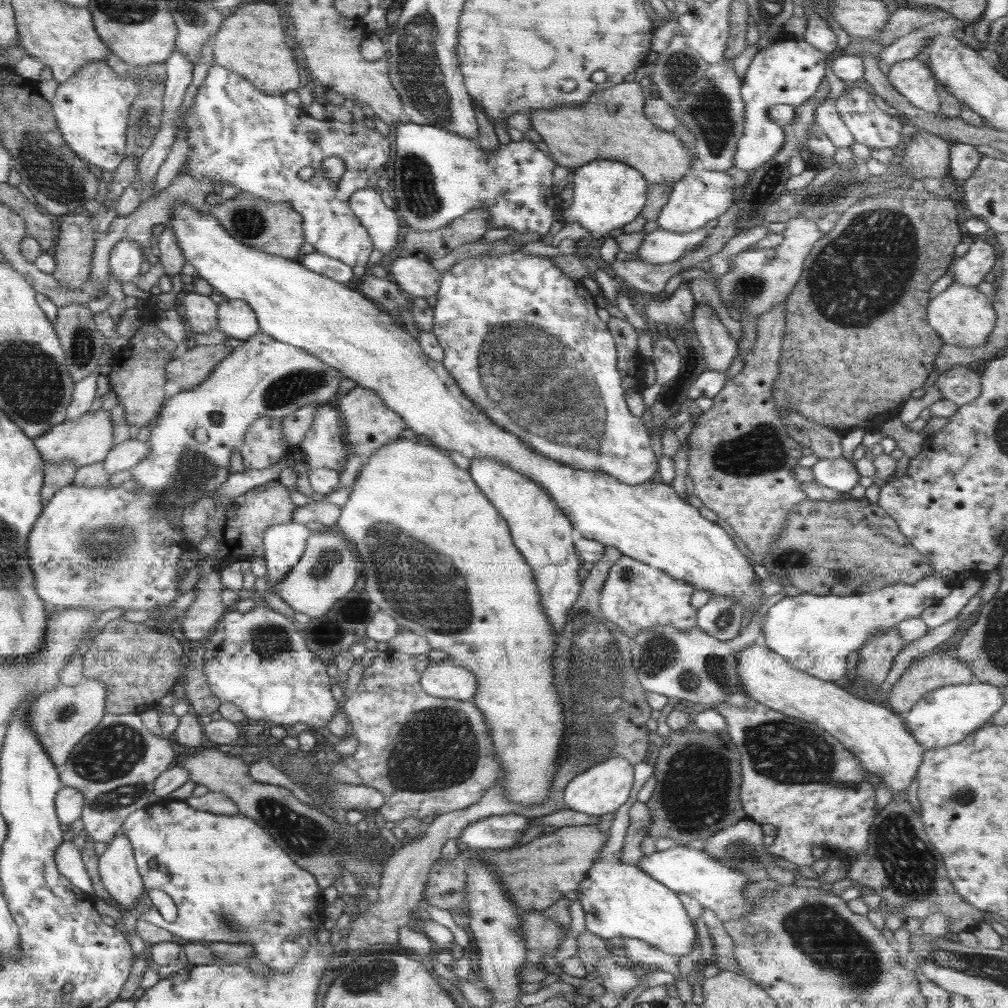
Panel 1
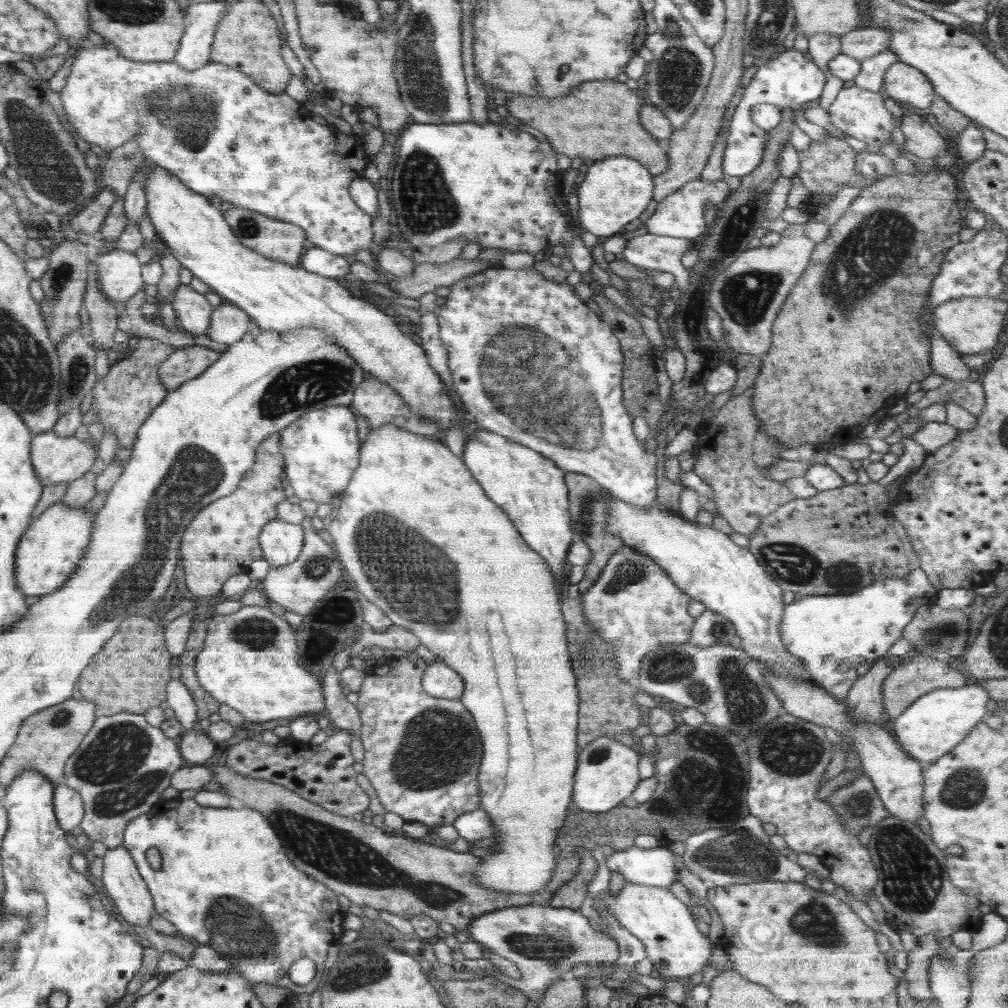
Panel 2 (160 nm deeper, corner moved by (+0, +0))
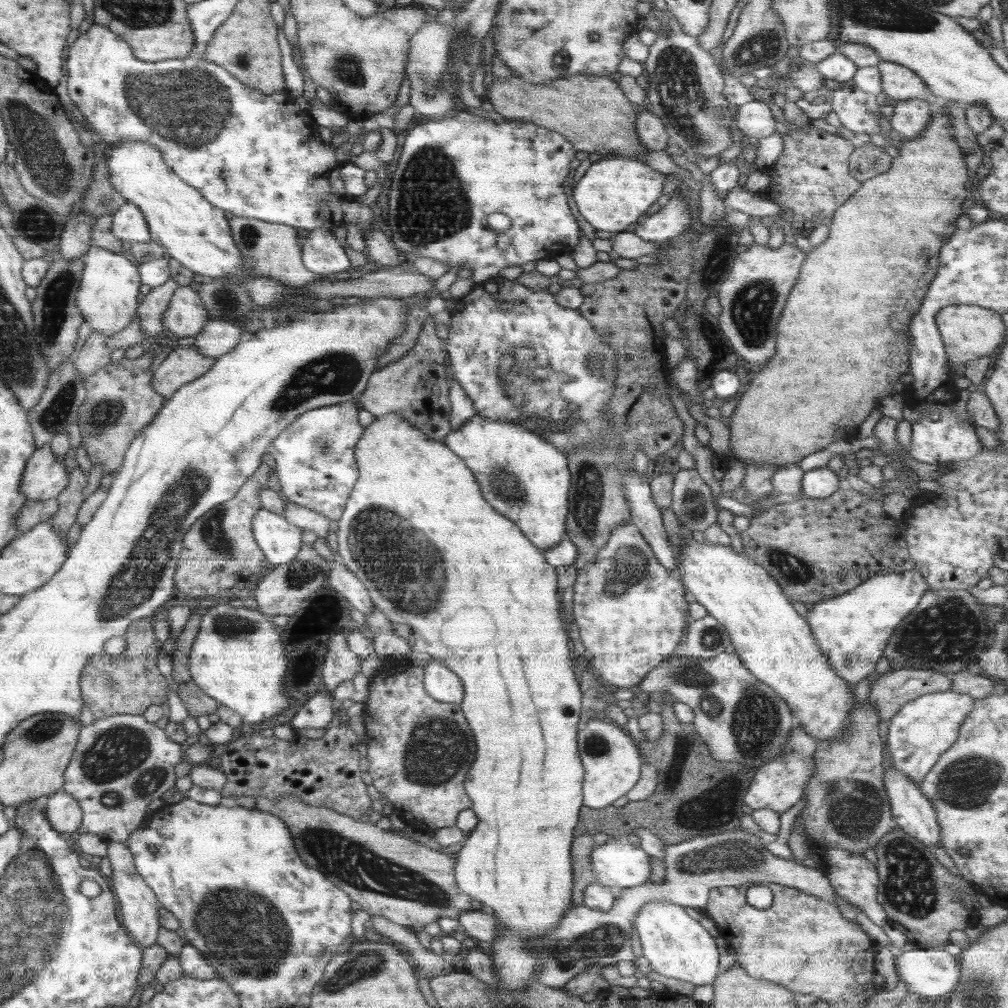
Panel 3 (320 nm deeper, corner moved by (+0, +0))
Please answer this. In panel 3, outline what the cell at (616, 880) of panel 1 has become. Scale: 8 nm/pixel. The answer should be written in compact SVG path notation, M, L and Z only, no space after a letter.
M655 900L643 904L641 911L635 915L635 928L643 946L643 956L650 962L654 971L665 977L691 982L696 986L716 981L720 973L720 955L715 938L698 920L692 919L686 913L684 906L669 900Z

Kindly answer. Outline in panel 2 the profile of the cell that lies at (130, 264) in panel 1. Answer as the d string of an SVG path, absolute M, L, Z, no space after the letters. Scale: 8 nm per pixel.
M115 249L93 257L99 290L110 303L126 303L142 288L142 264L133 252Z

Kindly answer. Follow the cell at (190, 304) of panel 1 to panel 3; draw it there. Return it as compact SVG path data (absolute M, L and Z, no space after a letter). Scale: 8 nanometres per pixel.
M179 286L162 315L162 324L179 338L196 336L209 321L197 291L189 286Z

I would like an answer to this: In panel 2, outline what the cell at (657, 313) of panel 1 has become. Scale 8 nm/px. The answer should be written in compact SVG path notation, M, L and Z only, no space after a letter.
M646 233L627 240L619 257L640 268L670 272L675 277L678 289L684 292L688 288L689 270L682 264L681 257L693 245L694 241L690 239Z

